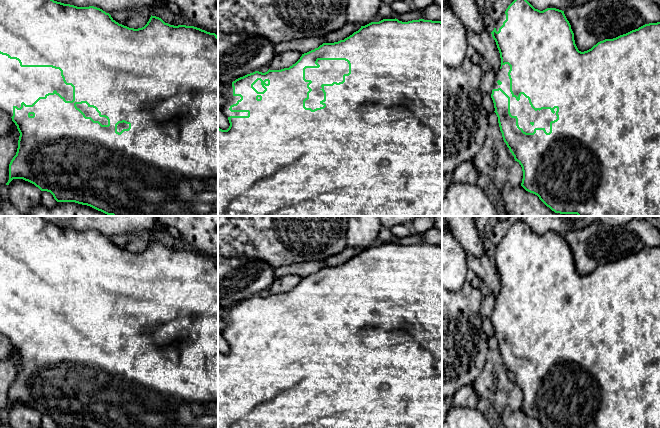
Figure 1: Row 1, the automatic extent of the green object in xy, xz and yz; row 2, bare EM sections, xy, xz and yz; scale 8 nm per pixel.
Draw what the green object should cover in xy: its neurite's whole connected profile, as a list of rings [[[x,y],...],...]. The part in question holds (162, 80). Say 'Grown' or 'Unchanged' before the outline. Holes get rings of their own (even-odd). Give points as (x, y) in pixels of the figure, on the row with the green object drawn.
Grown. [[[0,0],[0,110],[1,110],[1,111],[3,111],[3,112],[5,112],[5,113],[7,113],[7,114],[8,114],[8,115],[9,115],[9,116],[10,116],[10,117],[11,117],[11,118],[12,118],[12,121],[13,121],[13,122],[14,122],[14,123],[15,123],[15,125],[16,125],[16,126],[17,126],[17,129],[18,129],[18,131],[19,131],[19,133],[20,133],[20,136],[19,136],[19,140],[18,140],[18,148],[17,148],[17,152],[16,152],[16,155],[15,155],[15,156],[14,156],[14,157],[13,157],[13,159],[12,159],[12,160],[11,160],[11,162],[10,162],[10,164],[9,164],[9,180],[8,180],[8,182],[7,182],[7,183],[6,183],[6,185],[9,185],[9,183],[10,183],[10,182],[11,182],[11,181],[12,181],[12,180],[13,180],[13,179],[23,179],[23,180],[25,180],[25,181],[28,181],[28,182],[30,182],[30,183],[32,183],[32,184],[34,184],[34,185],[35,185],[35,186],[36,186],[36,187],[38,187],[38,188],[39,188],[39,189],[40,189],[40,190],[41,190],[41,191],[47,191],[47,192],[50,192],[50,193],[51,193],[51,194],[52,194],[52,195],[53,195],[53,197],[54,197],[54,199],[55,199],[55,200],[56,200],[56,201],[57,201],[57,202],[75,202],[75,203],[78,203],[78,204],[82,204],[82,205],[87,205],[87,206],[90,206],[90,207],[92,207],[92,208],[94,208],[94,209],[96,209],[96,210],[98,210],[98,211],[101,211],[101,212],[103,212],[103,213],[105,213],[105,214],[107,214],[107,215],[112,215],[112,216],[218,216],[218,36],[217,36],[217,35],[216,35],[216,34],[215,34],[215,33],[210,33],[210,32],[207,32],[207,31],[205,31],[205,30],[202,30],[202,29],[200,29],[200,28],[197,28],[197,27],[194,27],[194,26],[186,26],[186,25],[178,25],[178,26],[174,26],[174,25],[170,25],[170,24],[168,24],[168,23],[165,23],[165,22],[164,22],[164,21],[163,21],[163,20],[162,20],[162,19],[161,19],[161,18],[159,18],[159,17],[156,17],[156,16],[152,16],[152,15],[151,15],[151,17],[150,17],[150,19],[149,19],[149,21],[148,21],[148,22],[147,22],[147,24],[146,24],[146,25],[145,25],[145,26],[144,26],[144,27],[142,27],[142,28],[138,28],[138,29],[134,29],[134,28],[129,28],[129,27],[127,27],[127,26],[124,26],[124,25],[122,25],[122,24],[119,24],[119,23],[118,23],[118,22],[116,22],[116,21],[115,21],[115,20],[114,20],[114,19],[113,19],[113,18],[112,18],[112,17],[111,17],[111,15],[110,15],[110,14],[109,14],[109,13],[106,13],[106,12],[105,12],[105,11],[103,11],[103,10],[102,10],[102,9],[100,9],[100,8],[97,8],[97,7],[94,7],[94,6],[89,6],[89,7],[77,7],[77,6],[74,6],[74,5],[70,5],[70,4],[64,4],[64,3],[61,3],[61,2],[57,2],[57,1],[54,1],[54,0]]]

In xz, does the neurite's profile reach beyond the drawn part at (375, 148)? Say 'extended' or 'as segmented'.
extended

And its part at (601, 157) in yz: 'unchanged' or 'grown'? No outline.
grown

